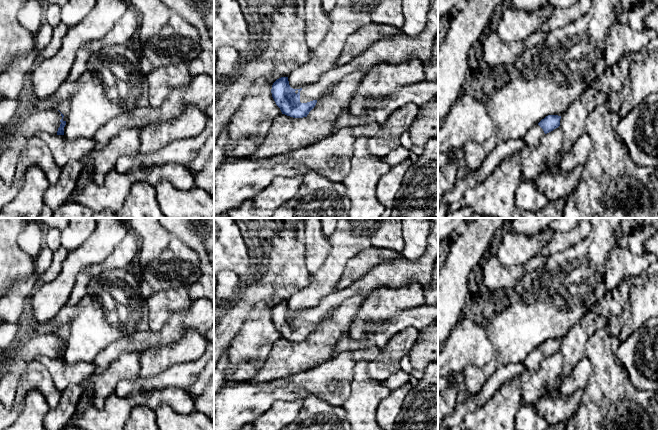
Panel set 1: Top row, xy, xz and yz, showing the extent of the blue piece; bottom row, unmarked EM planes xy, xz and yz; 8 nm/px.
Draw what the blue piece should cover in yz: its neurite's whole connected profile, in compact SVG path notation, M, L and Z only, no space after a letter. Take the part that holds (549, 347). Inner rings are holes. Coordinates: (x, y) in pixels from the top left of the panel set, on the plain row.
M548 339L538 348L534 349L523 360L523 364L527 370L538 370L541 362L560 350L561 340Z

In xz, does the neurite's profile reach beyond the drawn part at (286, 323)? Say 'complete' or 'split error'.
split error

